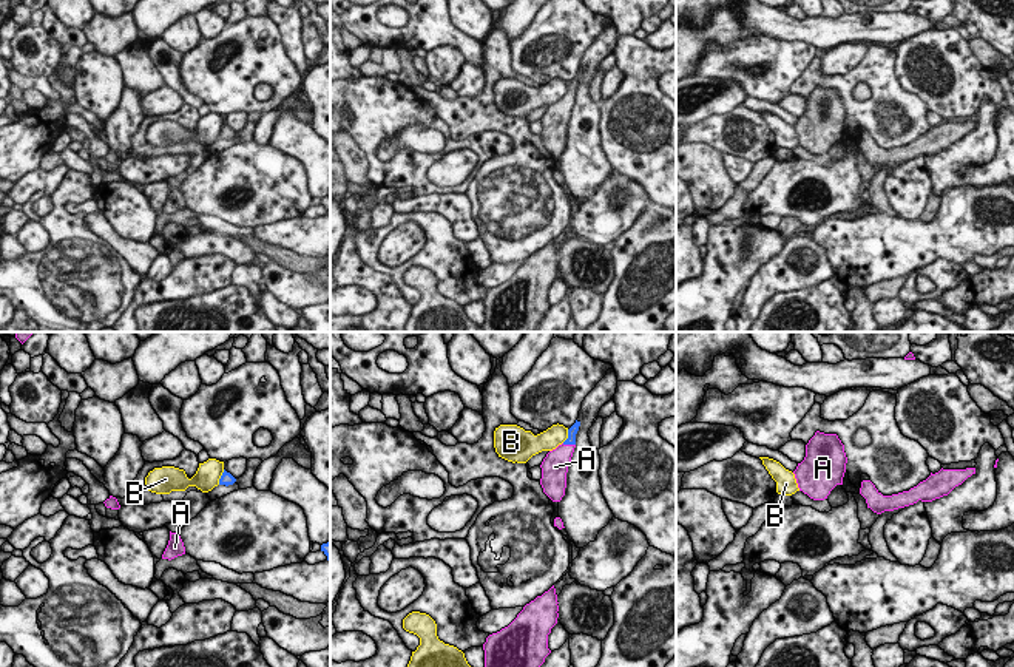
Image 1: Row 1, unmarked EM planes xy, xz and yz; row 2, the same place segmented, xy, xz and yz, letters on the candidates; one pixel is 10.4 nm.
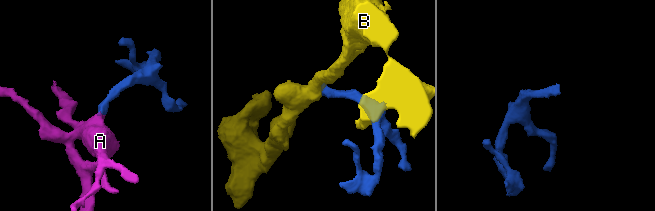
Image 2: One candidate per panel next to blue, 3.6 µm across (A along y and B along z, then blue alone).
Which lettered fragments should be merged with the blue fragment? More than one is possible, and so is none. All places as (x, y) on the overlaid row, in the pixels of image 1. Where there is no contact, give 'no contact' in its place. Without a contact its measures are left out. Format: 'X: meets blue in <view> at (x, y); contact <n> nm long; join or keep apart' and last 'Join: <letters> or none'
A: meets blue in xz at (568, 443); contact 140 nm long; join
B: meets blue in xy at (221, 477); contact 170 nm long; keep apart
Join: A

